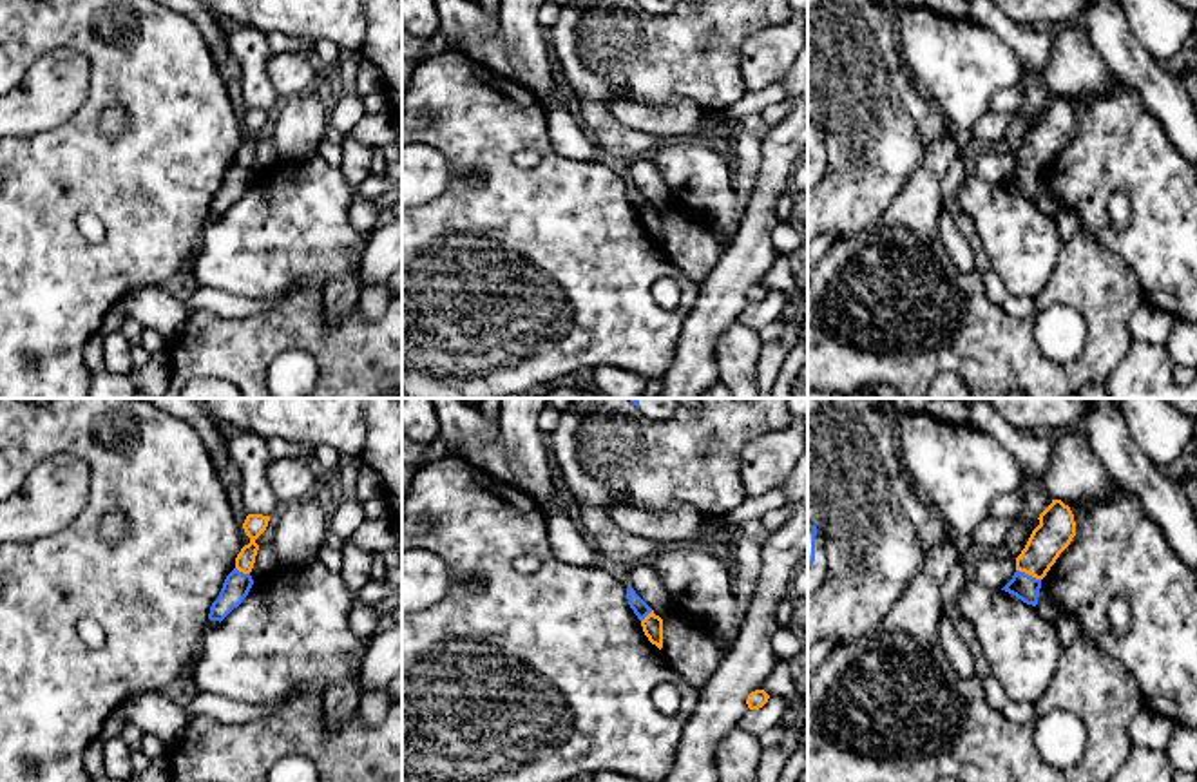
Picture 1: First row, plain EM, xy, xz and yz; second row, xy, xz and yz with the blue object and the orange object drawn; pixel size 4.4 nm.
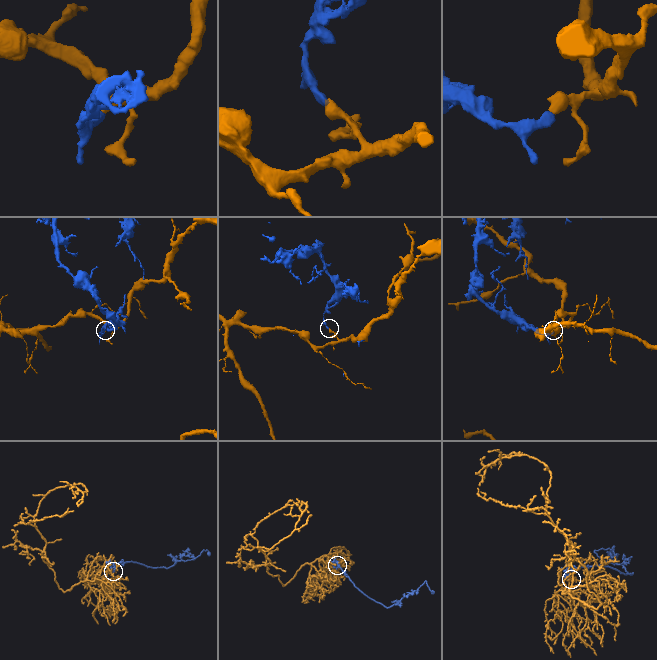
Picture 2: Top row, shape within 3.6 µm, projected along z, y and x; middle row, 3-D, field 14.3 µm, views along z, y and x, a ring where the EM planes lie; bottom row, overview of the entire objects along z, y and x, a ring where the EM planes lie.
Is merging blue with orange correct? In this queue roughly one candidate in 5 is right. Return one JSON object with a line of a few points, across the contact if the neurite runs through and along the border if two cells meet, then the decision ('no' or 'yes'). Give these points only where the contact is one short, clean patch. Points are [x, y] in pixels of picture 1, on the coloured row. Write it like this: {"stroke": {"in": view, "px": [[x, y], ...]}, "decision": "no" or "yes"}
{"stroke": {"in": "yz", "px": [[1016, 569], [1040, 580]]}, "decision": "no"}

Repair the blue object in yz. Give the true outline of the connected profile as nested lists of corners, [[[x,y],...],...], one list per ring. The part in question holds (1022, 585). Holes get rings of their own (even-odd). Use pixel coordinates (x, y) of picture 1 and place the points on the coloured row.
[[[1016,570],[1012,579],[1001,588],[1027,605],[1036,606],[1039,597],[1041,579]]]

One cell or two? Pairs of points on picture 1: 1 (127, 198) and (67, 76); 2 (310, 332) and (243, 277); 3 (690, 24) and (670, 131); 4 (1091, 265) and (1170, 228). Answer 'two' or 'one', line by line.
1: two
2: two
3: two
4: two

